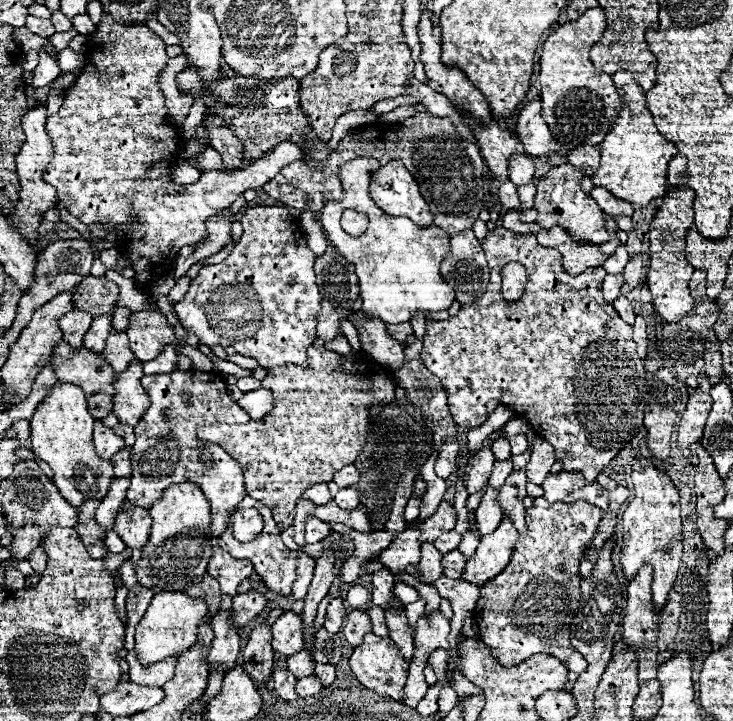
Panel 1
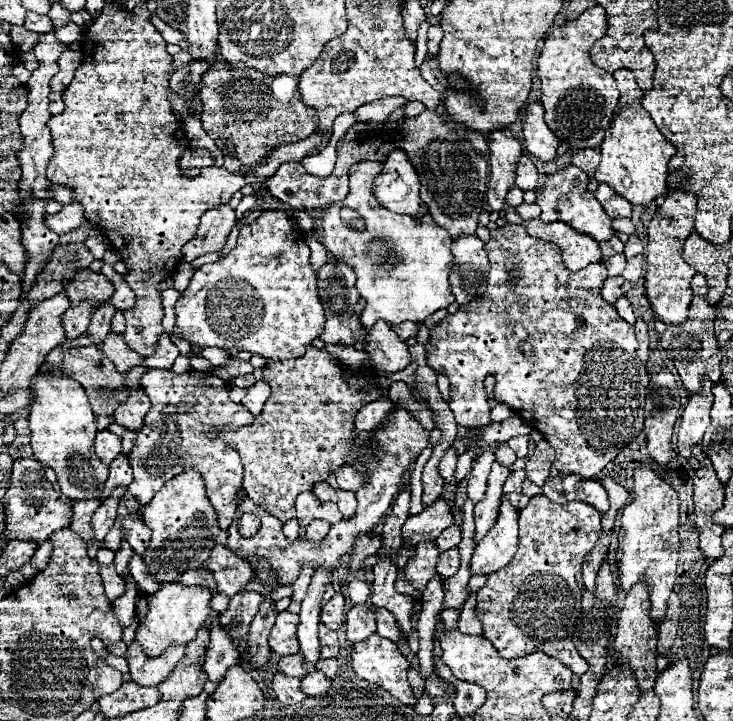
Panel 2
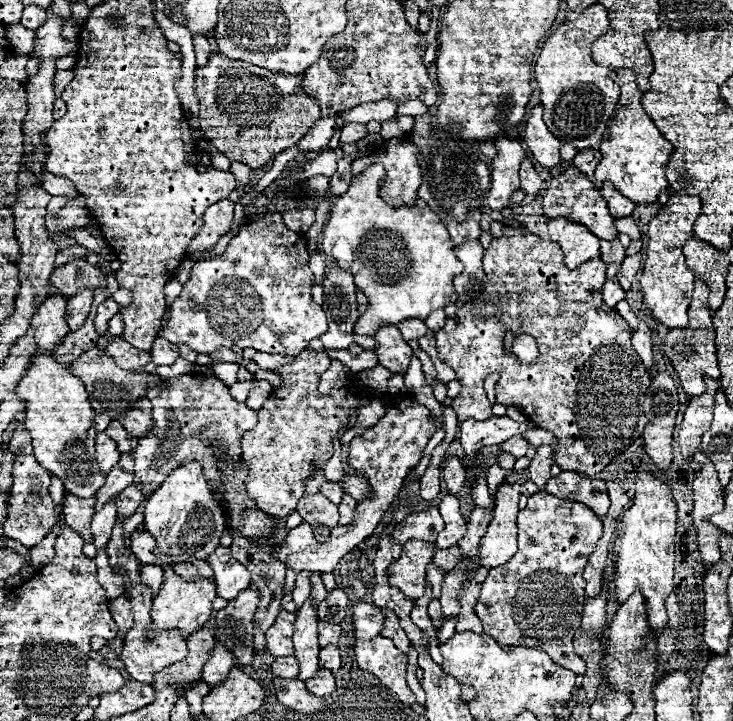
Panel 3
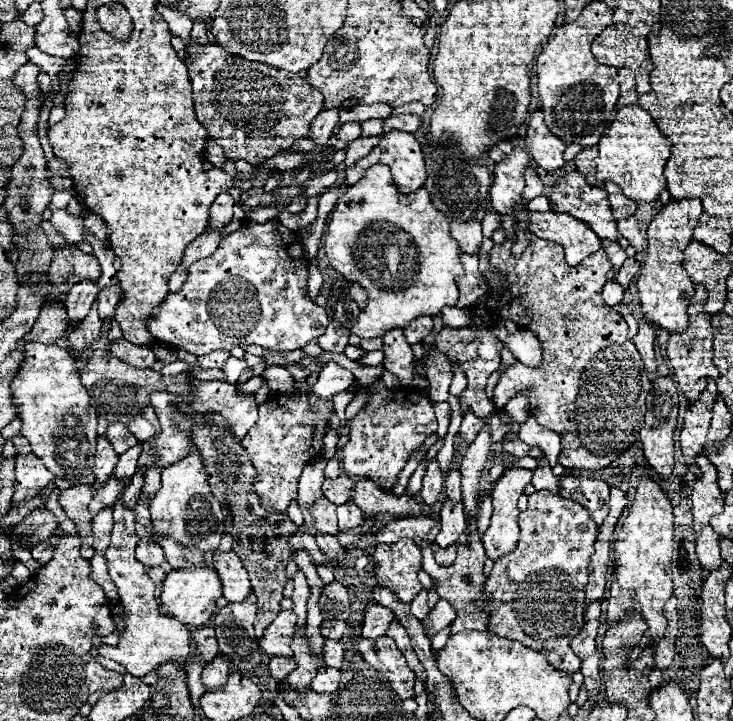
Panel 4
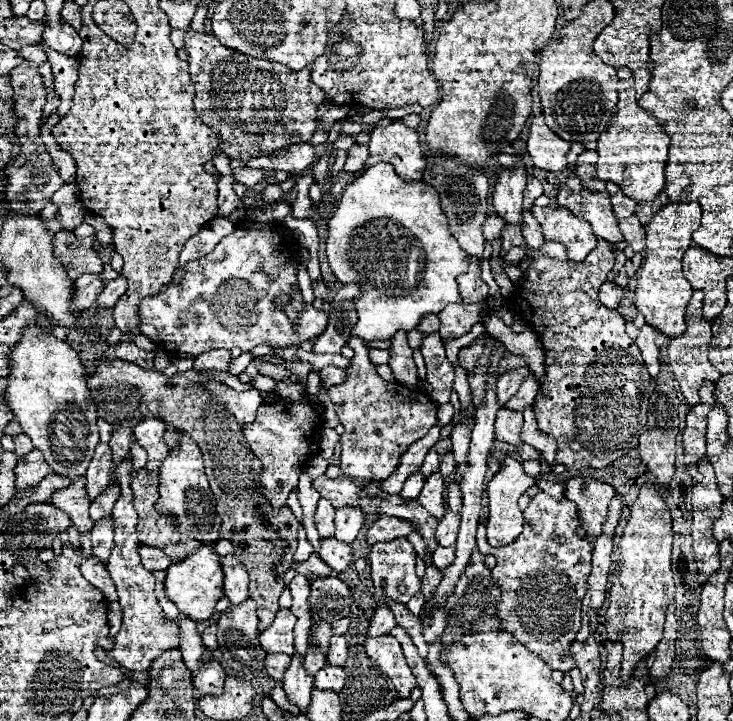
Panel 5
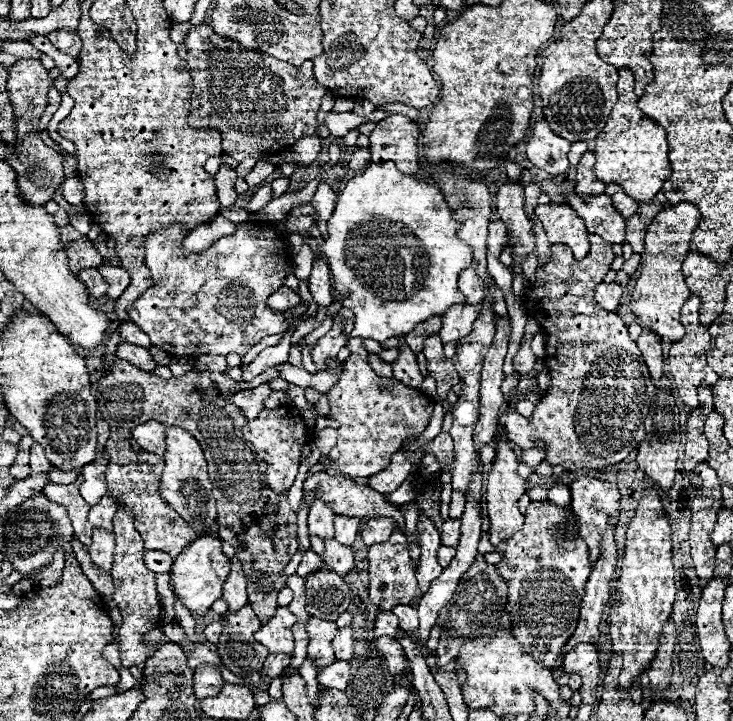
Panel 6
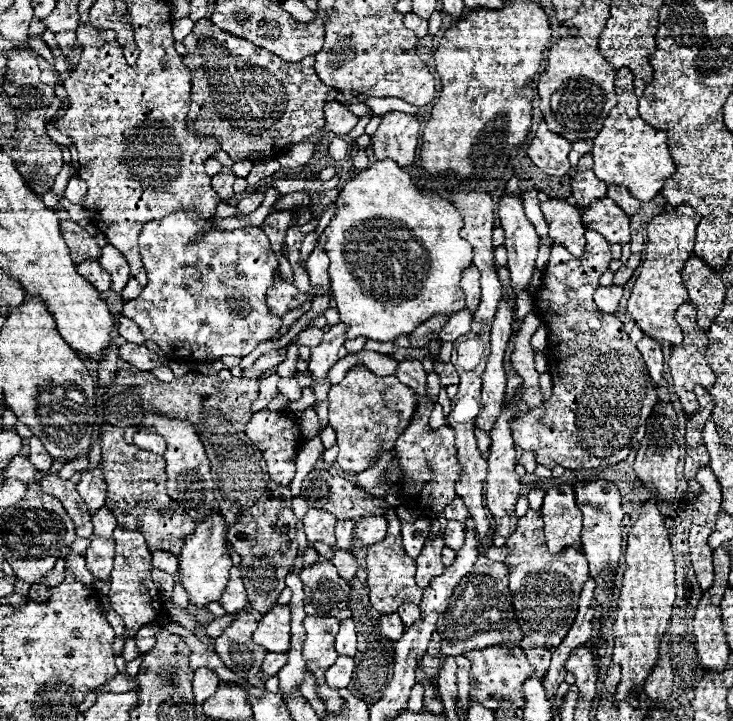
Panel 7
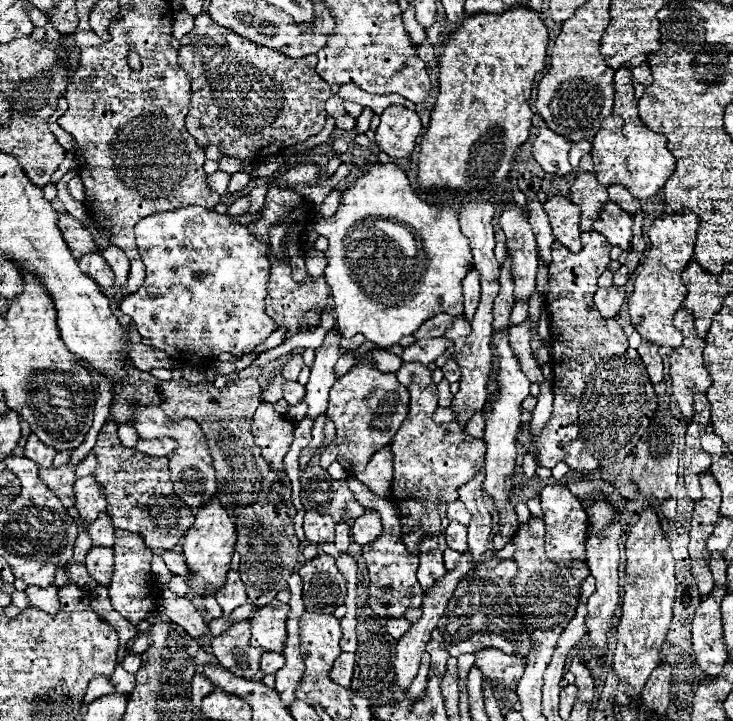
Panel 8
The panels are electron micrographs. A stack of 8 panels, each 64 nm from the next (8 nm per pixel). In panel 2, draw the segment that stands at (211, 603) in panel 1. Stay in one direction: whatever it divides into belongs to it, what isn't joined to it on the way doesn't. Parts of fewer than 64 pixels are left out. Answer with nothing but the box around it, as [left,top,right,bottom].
[180,568,216,594]

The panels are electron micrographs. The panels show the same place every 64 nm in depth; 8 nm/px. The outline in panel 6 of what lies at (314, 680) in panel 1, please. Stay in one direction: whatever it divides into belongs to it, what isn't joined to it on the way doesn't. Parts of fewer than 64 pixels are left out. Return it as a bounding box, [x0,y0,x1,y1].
[318,660,350,690]

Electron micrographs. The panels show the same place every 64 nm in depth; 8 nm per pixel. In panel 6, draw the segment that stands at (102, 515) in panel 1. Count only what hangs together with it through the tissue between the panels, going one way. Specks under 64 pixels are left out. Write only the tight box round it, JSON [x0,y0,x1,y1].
[88,530,114,572]

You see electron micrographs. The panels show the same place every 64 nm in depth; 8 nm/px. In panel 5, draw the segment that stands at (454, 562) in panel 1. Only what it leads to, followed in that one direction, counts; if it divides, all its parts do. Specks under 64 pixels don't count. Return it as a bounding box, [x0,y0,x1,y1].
[432,546,456,570]

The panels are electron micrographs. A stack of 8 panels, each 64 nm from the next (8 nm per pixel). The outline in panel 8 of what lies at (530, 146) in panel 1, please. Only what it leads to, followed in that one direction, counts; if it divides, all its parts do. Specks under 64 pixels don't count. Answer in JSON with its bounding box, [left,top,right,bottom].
[532,128,572,176]

